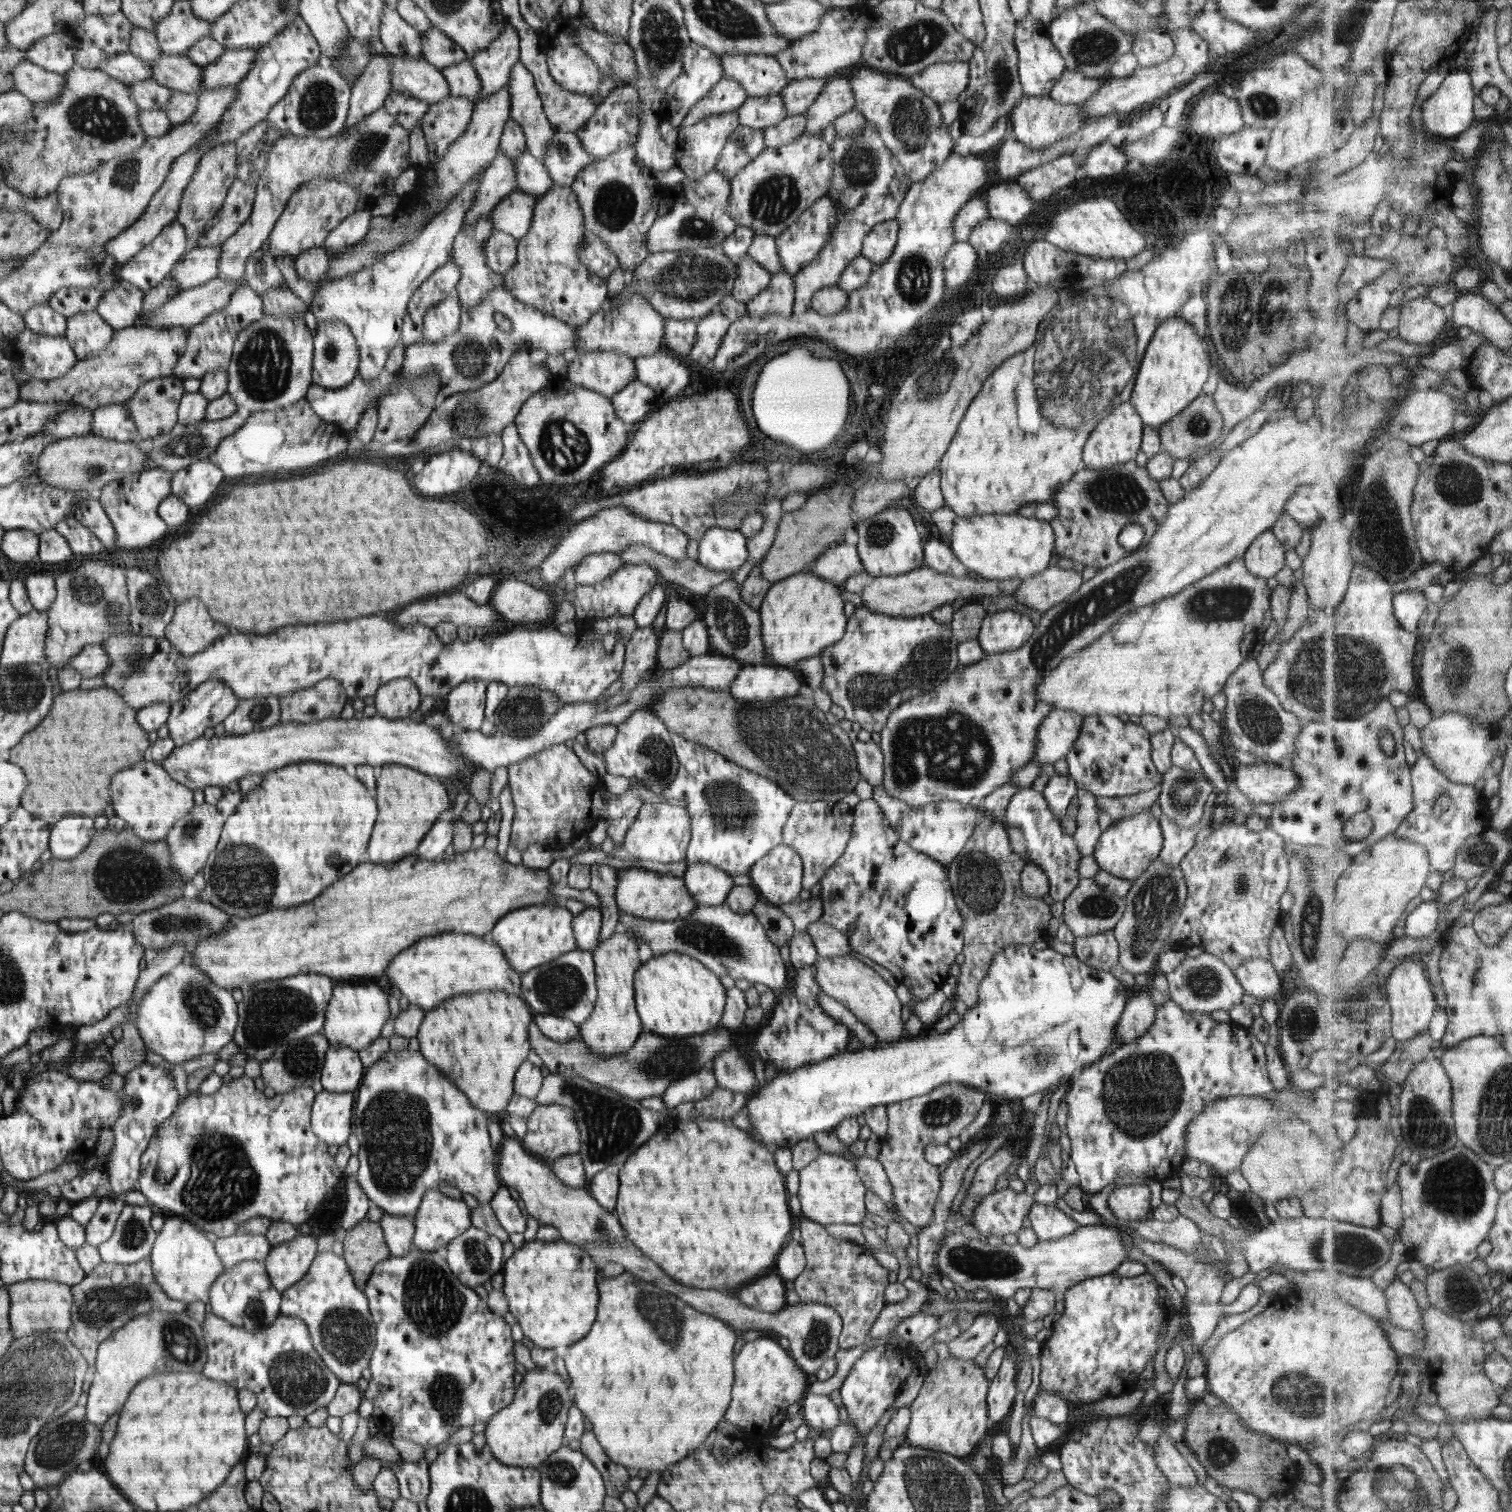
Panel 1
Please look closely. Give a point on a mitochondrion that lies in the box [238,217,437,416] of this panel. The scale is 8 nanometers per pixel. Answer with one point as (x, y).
(330, 350)

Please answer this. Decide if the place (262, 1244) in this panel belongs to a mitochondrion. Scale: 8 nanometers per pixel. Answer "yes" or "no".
no

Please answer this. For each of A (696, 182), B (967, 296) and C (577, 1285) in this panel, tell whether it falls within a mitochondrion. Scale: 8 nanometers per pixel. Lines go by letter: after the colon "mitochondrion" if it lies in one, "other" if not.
A: other
B: other
C: other

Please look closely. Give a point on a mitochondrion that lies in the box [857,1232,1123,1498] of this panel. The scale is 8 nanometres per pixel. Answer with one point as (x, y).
(985, 1265)

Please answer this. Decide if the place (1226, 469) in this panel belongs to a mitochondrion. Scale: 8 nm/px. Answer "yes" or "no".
no

